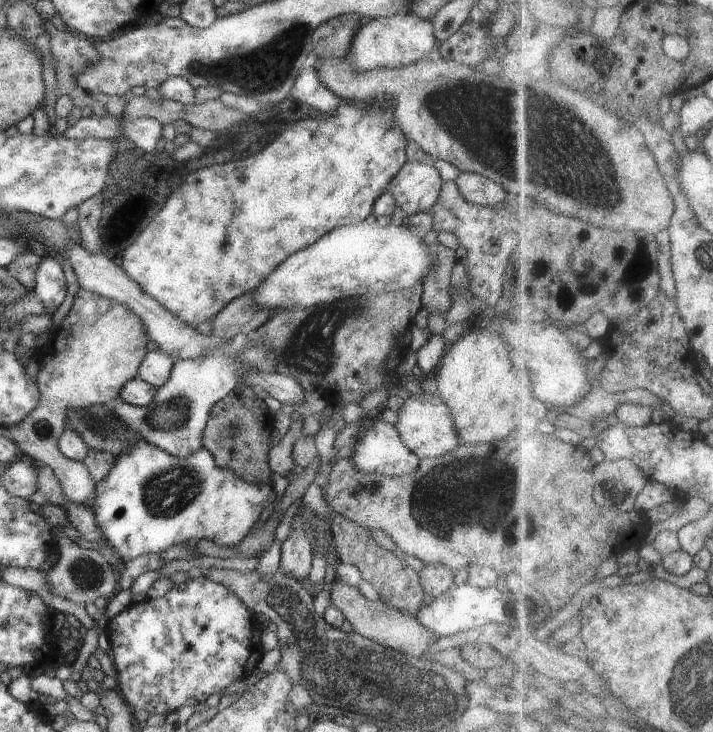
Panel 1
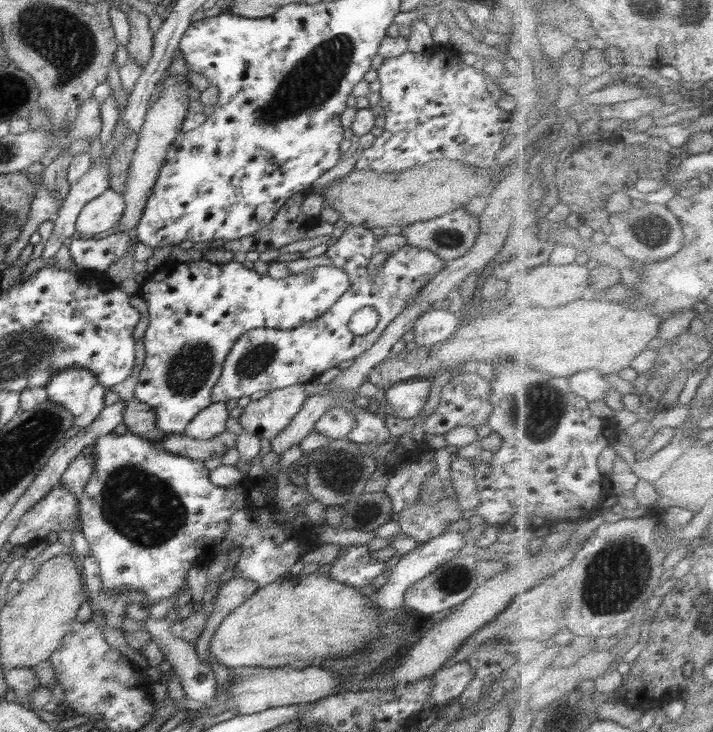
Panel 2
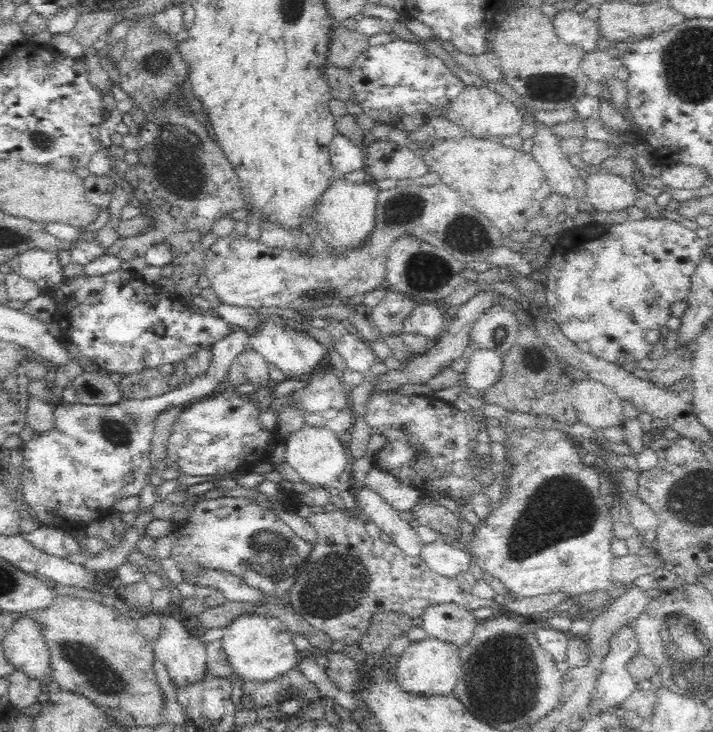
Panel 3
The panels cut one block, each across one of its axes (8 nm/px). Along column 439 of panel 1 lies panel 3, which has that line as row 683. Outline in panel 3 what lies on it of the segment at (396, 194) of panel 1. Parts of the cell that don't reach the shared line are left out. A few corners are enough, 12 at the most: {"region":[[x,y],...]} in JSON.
{"region":[[161,614],[155,658],[172,684],[194,684],[207,670],[205,644],[178,614]]}

